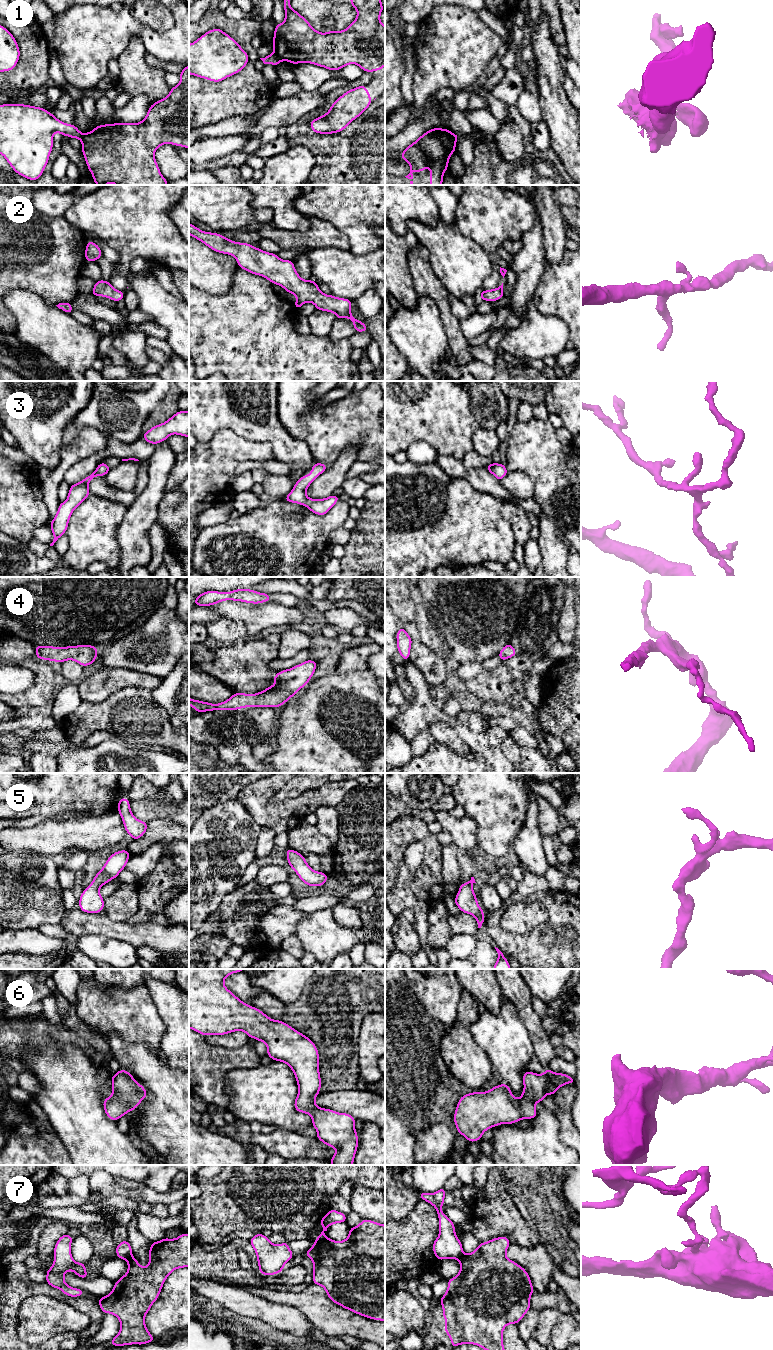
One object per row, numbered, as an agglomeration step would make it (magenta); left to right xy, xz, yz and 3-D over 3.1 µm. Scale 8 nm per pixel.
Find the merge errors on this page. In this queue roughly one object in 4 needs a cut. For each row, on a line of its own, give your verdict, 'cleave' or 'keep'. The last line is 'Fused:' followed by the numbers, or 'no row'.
1: cleave
2: keep
3: keep
4: keep
5: keep
6: keep
7: cleave
Fused: 1, 7

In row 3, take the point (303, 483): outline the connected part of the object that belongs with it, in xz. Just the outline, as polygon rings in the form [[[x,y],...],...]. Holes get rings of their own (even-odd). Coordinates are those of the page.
[[[315,463],[312,466],[311,473],[301,476],[294,484],[292,491],[283,499],[287,502],[297,503],[302,506],[307,506],[309,511],[317,515],[325,515],[329,510],[340,500],[335,494],[324,499],[311,499],[306,496],[306,490],[310,484],[327,470],[324,463]]]

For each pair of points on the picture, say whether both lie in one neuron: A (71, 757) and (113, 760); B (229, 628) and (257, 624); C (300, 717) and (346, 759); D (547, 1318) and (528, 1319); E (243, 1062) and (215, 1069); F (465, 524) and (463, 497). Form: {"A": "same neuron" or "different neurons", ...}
{"A": "same neuron", "B": "different neurons", "C": "same neuron", "D": "different neurons", "E": "same neuron", "F": "same neuron"}

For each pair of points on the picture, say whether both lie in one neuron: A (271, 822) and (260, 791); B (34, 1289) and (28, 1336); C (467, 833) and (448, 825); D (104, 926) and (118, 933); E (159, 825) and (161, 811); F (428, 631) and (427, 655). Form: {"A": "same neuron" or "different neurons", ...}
{"A": "same neuron", "B": "different neurons", "C": "same neuron", "D": "same neuron", "E": "different neurons", "F": "different neurons"}

